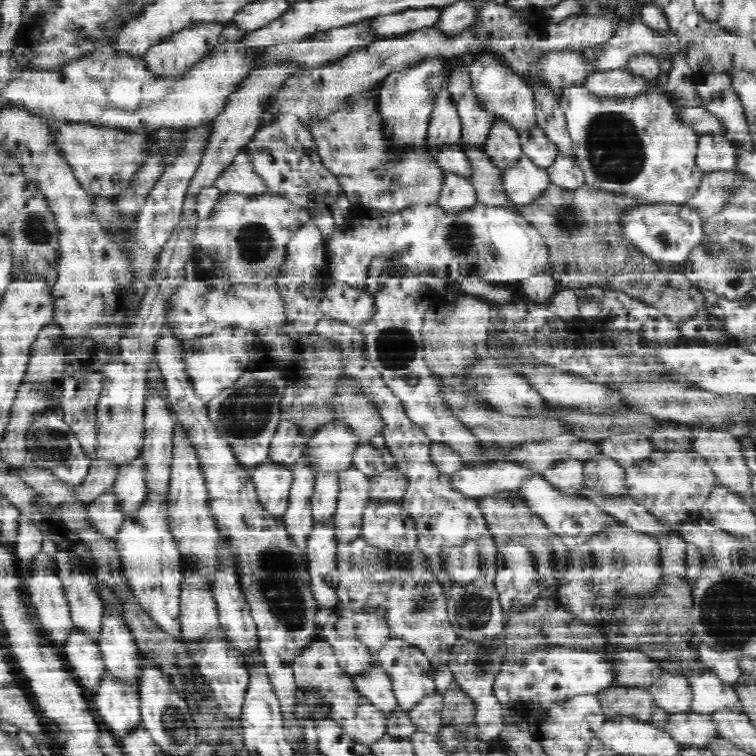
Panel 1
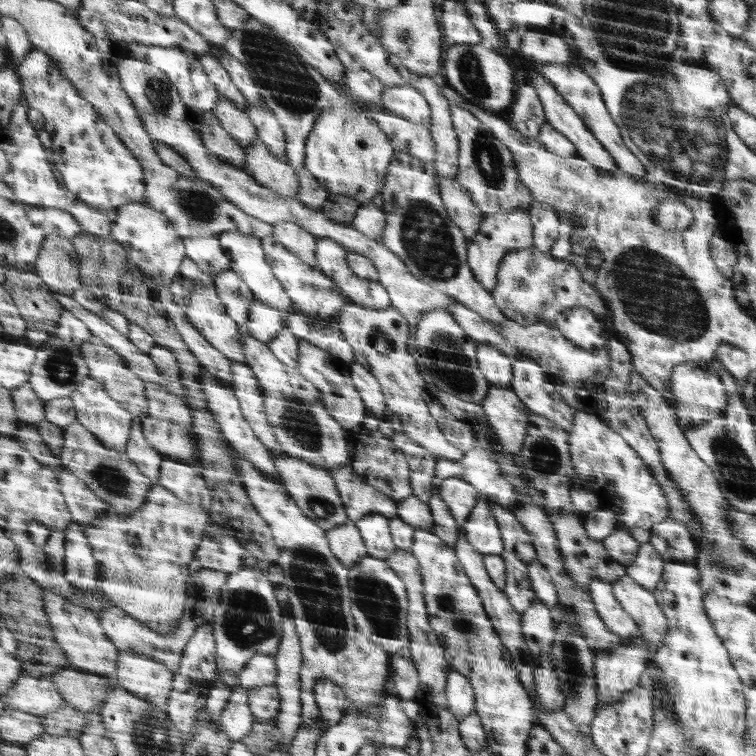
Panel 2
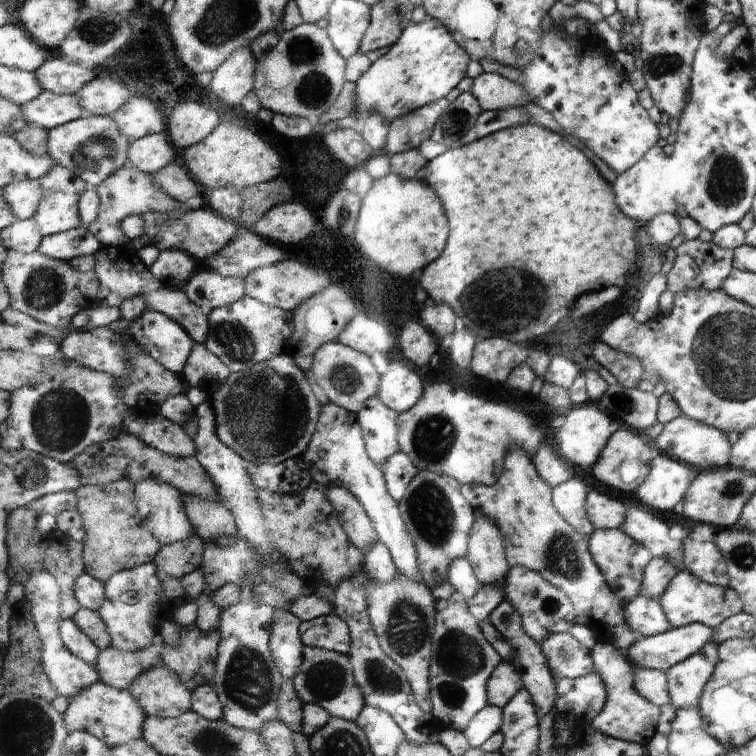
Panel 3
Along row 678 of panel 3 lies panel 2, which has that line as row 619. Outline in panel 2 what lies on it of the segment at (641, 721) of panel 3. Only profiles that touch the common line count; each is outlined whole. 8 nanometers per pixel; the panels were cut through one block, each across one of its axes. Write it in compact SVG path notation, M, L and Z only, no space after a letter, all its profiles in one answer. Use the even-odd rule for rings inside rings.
M595 580L588 588L588 593L596 612L616 636L628 639L639 634L635 619L616 600L614 584Z

